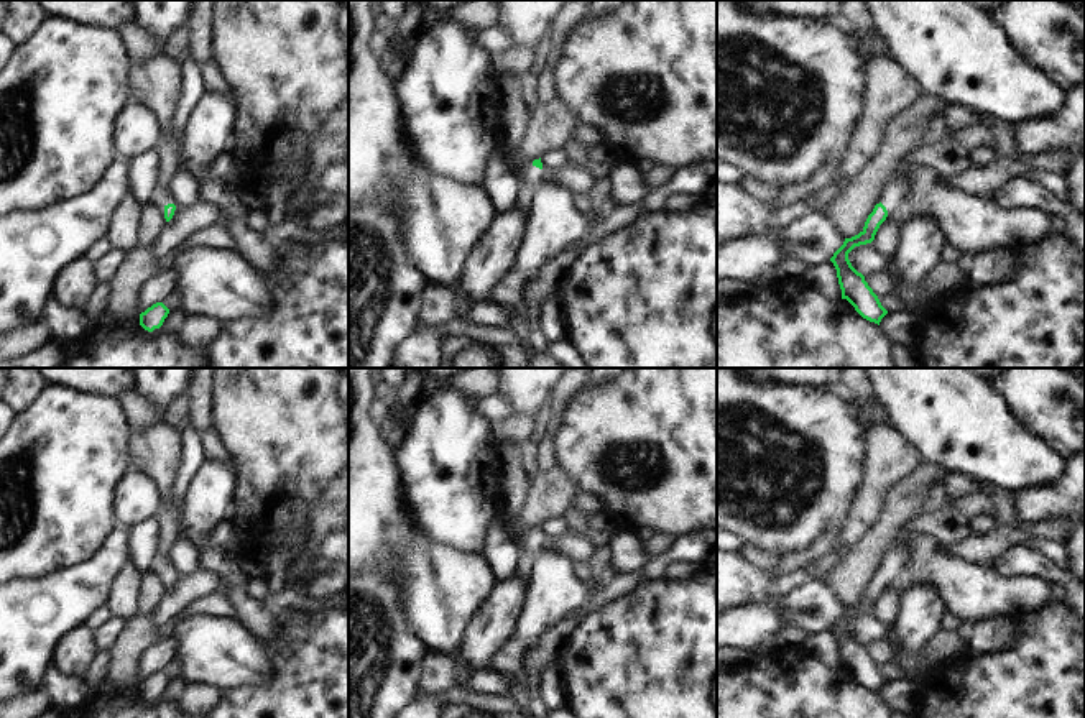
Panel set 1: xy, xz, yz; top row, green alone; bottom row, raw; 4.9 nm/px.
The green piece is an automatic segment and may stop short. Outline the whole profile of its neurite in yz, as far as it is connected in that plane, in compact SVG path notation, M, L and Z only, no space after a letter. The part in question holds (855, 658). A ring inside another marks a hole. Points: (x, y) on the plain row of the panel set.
M903 536L898 537L884 552L881 570L876 572L873 580L868 583L863 598L852 606L845 606L843 613L830 626L837 637L842 667L847 667L863 687L878 693L888 679L881 674L878 664L865 649L865 644L852 634L848 621L855 614L875 608L880 593L886 588L889 580L899 578L911 554L909 539Z

